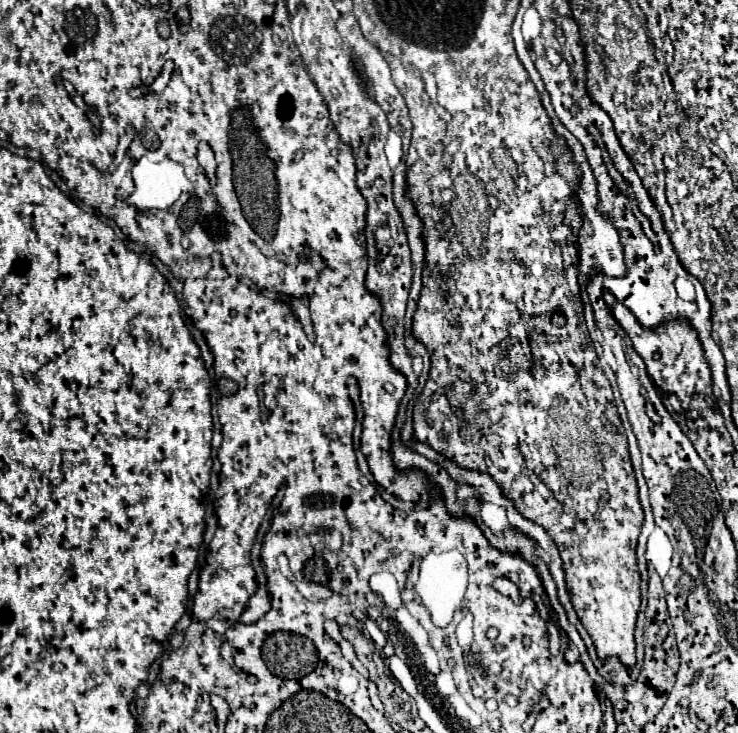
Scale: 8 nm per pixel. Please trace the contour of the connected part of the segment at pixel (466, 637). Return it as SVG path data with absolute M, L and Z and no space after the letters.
M471 613L466 614L464 620L458 624L456 636L464 653L470 652L473 641L473 615Z

